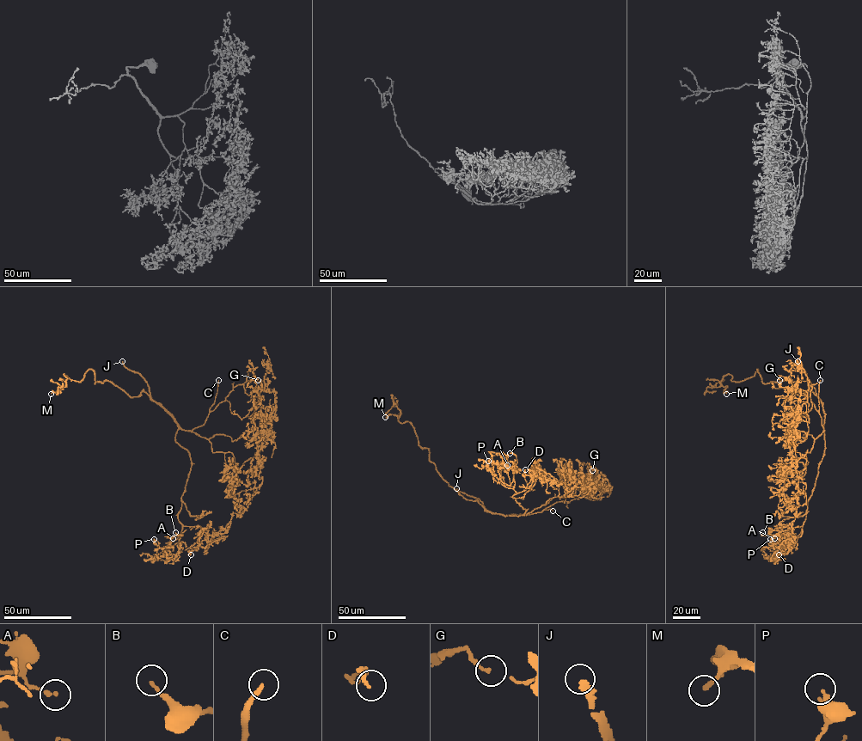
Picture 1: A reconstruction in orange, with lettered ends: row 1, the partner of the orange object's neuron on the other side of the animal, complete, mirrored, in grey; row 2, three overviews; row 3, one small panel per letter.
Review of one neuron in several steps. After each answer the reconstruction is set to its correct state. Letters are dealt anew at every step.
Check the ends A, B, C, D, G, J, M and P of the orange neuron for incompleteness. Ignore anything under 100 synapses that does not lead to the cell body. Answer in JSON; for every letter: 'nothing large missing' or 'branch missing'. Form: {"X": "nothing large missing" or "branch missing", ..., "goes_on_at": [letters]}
{"A": "nothing large missing", "B": "nothing large missing", "C": "branch missing", "D": "nothing large missing", "G": "nothing large missing", "J": "branch missing", "M": "nothing large missing", "P": "nothing large missing", "goes_on_at": ["C", "J"]}

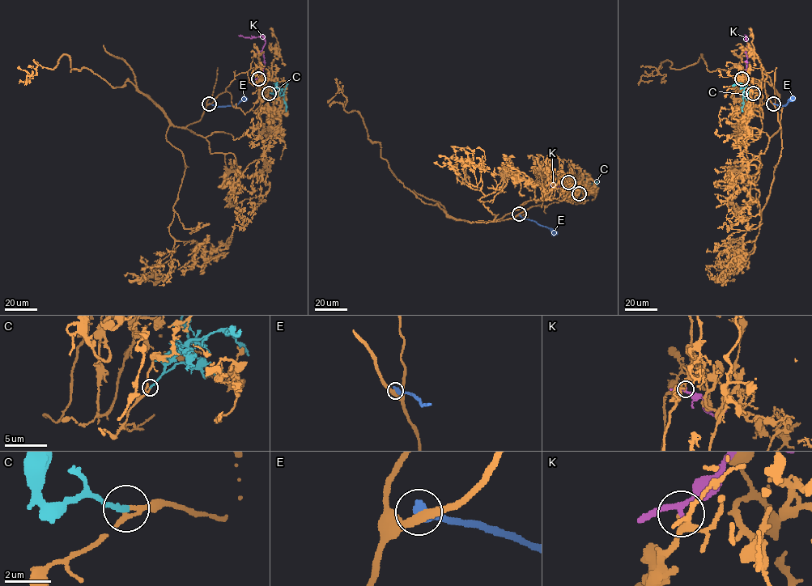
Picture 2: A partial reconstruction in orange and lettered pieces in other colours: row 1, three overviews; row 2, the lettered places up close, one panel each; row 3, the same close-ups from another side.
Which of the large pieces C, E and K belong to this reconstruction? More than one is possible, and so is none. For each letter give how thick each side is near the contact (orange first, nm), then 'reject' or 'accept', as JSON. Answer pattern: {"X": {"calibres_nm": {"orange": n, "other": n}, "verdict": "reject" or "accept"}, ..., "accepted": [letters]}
{"C": {"calibres_nm": {"orange": 160, "other": 200}, "verdict": "accept"}, "E": {"calibres_nm": {"orange": 320, "other": 500}, "verdict": "reject"}, "K": {"calibres_nm": {"orange": 170, "other": 200}, "verdict": "reject"}, "accepted": ["C"]}

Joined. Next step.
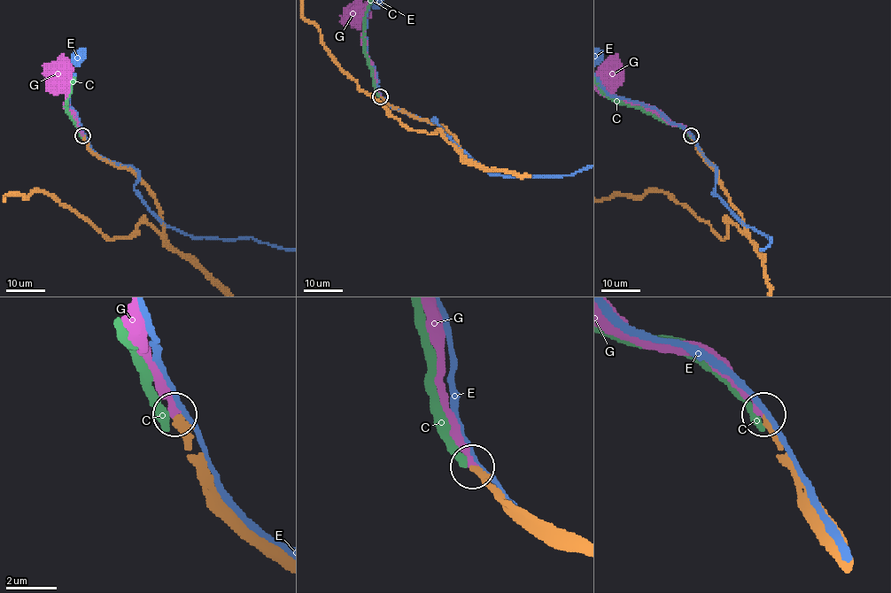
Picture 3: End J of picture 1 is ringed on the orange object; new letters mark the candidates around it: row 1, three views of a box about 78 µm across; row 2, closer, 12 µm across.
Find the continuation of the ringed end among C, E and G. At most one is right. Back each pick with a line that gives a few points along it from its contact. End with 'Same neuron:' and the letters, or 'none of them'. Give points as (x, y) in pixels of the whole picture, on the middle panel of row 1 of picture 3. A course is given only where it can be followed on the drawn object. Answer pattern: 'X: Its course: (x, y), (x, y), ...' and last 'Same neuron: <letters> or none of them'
G: Its course: (381, 96), (375, 87), (375, 72), (363, 50), (366, 7), (355, 17)
Same neuron: G

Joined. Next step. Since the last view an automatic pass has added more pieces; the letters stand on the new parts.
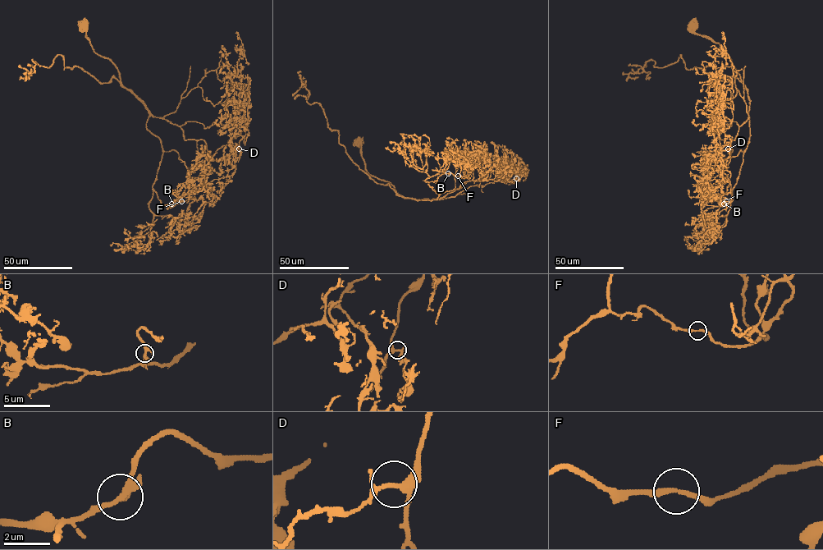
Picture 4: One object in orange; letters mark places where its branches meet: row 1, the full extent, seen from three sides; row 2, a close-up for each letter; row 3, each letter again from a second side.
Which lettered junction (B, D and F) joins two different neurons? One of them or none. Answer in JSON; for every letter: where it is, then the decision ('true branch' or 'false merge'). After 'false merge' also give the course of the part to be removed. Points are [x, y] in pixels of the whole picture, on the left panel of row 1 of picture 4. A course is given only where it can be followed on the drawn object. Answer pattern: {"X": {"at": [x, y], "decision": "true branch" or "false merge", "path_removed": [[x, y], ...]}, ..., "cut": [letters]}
{"B": {"at": [171, 203], "decision": "true branch"}, "D": {"at": [239, 148], "decision": "true branch"}, "F": {"at": [181, 201], "decision": "true branch"}, "cut": []}

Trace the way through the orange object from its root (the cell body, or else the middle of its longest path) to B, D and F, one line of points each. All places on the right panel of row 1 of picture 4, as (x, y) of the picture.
B: (693, 25), (691, 31), (710, 38), (731, 59), (750, 101), (748, 142), (732, 199), (727, 204), (724, 203)
D: (693, 25), (691, 31), (722, 47), (747, 89), (748, 117), (730, 139), (729, 156), (729, 135), (729, 148)
F: (693, 25), (691, 31), (710, 38), (731, 59), (750, 101), (750, 136), (732, 199), (724, 205), (726, 201)

